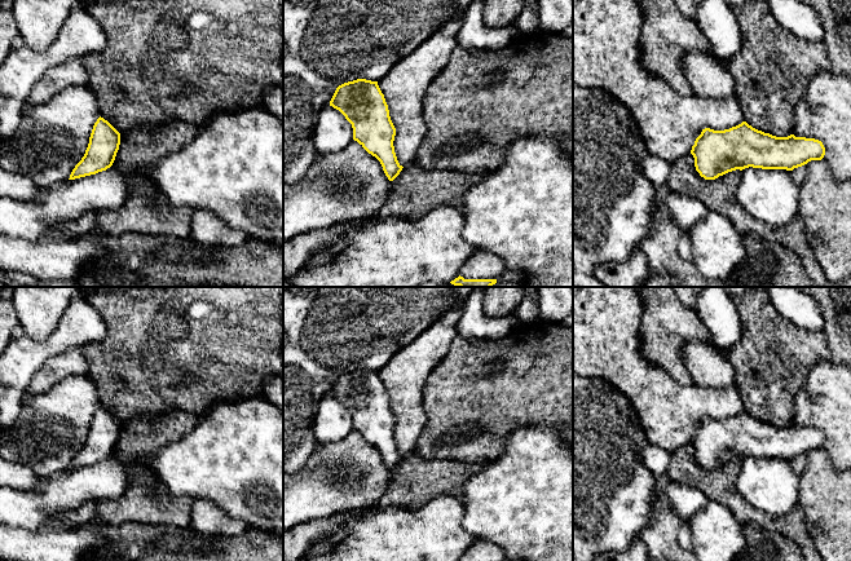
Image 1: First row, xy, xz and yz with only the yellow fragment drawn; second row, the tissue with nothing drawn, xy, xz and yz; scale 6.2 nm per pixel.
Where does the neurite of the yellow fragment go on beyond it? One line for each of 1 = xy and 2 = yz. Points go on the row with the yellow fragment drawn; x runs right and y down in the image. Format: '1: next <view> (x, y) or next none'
1: next none
2: next none

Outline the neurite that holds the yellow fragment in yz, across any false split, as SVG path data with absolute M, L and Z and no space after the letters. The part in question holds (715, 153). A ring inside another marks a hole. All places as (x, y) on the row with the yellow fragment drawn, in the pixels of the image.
M742 122L724 131L702 129L691 154L700 176L715 180L749 167L793 171L811 160L821 160L825 147L815 138L776 137Z

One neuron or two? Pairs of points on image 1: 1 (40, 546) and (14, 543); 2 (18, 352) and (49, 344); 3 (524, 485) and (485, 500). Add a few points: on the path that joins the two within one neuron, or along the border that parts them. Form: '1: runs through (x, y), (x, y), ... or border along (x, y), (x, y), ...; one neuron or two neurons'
1: runs through (34, 546), (21, 544); one neuron
2: runs through (26, 352), (42, 350); one neuron
3: runs through (515, 494), (508, 500), (494, 500); one neuron

